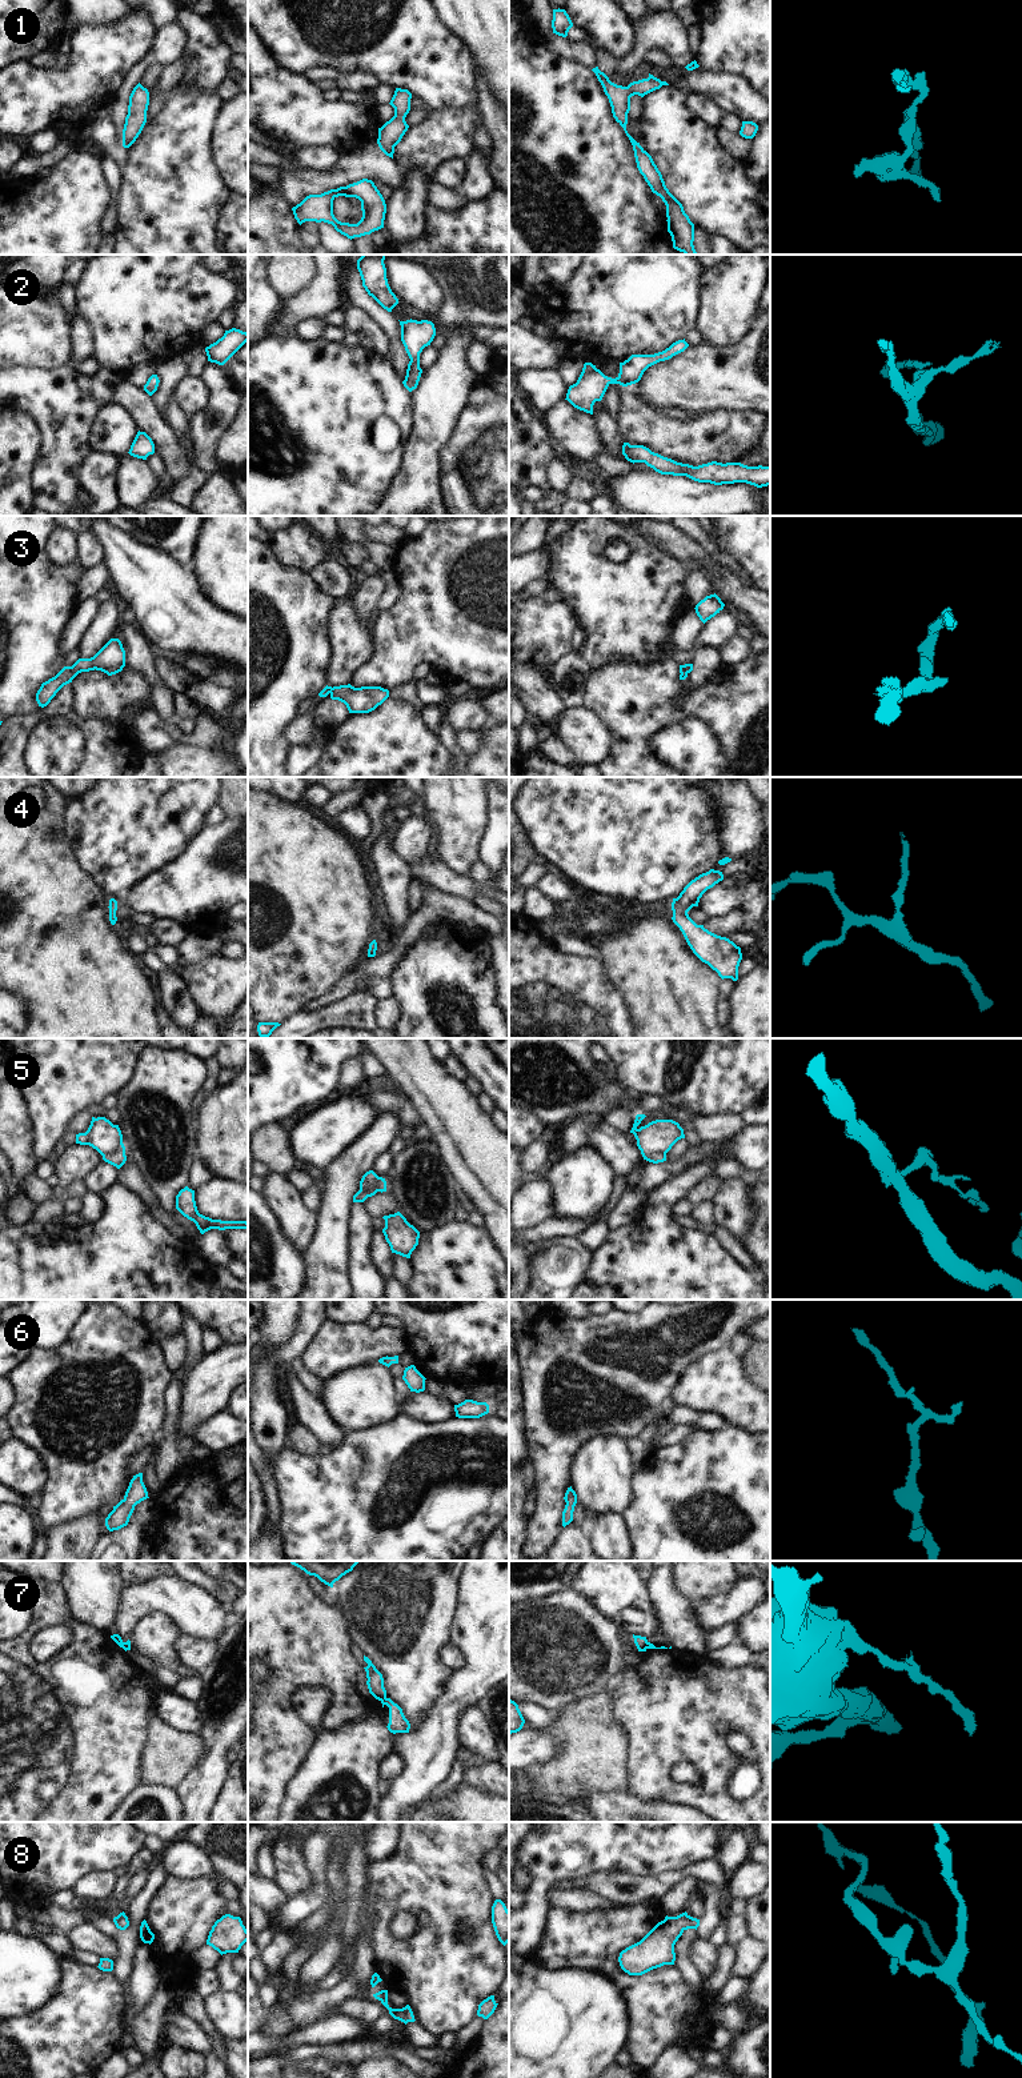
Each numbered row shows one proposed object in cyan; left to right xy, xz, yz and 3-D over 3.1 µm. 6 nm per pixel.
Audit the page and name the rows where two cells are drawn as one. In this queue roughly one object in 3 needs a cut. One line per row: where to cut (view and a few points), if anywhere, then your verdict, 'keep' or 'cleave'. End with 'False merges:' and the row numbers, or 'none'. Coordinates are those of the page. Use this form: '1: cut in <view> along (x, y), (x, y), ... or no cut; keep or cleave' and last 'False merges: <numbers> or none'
1: no cut; keep
2: no cut; keep
3: no cut; keep
4: no cut; keep
5: cut in xz along (379, 1177), (364, 1190), (360, 1190); cleave
6: no cut; keep
7: cut in xz along (385, 1697), (381, 1701); cleave
8: no cut; keep
False merges: 5, 7

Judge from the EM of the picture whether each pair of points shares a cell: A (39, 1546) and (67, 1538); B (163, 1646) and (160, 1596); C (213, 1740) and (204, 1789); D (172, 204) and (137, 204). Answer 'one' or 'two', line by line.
A: two
B: two
C: one
D: one

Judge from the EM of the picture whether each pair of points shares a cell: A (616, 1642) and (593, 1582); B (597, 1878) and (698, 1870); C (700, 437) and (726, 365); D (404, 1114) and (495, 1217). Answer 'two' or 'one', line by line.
A: two
B: one
C: two
D: two

